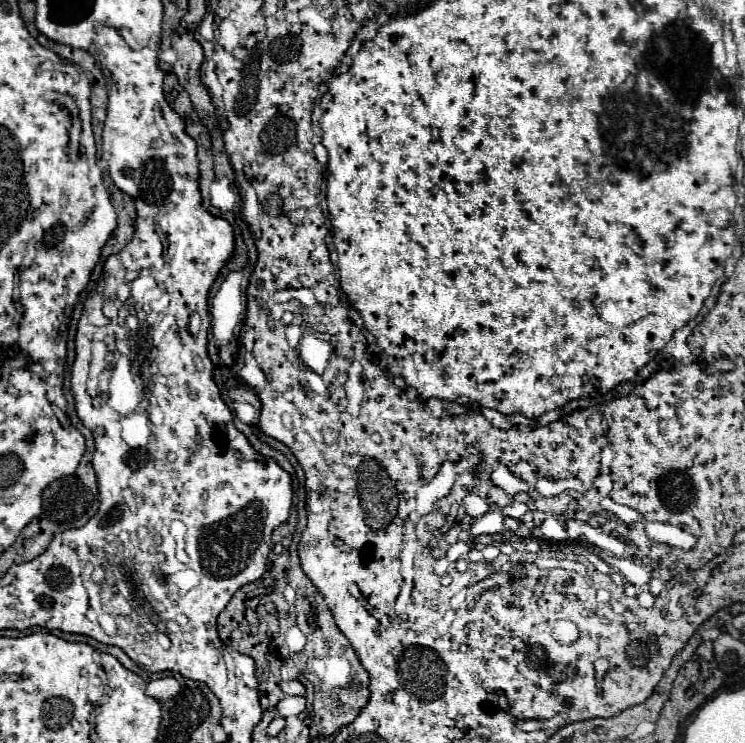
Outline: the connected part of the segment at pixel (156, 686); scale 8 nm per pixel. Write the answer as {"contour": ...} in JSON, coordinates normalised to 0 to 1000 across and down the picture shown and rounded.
{"contour":[[[226,910],[226,913],[215,913],[215,915],[204,915],[196,926],[196,934],[209,939],[209,942],[226,942],[226,939],[234,939],[242,929],[242,921],[234,910]]]}

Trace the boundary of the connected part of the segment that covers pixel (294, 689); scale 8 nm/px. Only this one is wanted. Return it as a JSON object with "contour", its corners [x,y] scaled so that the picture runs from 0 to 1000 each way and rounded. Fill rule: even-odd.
{"contour":[[[381,915],[381,918],[379,918],[379,929],[381,929],[384,934],[395,934],[395,937],[408,937],[408,931],[411,931],[408,921],[400,918],[400,915]]]}

